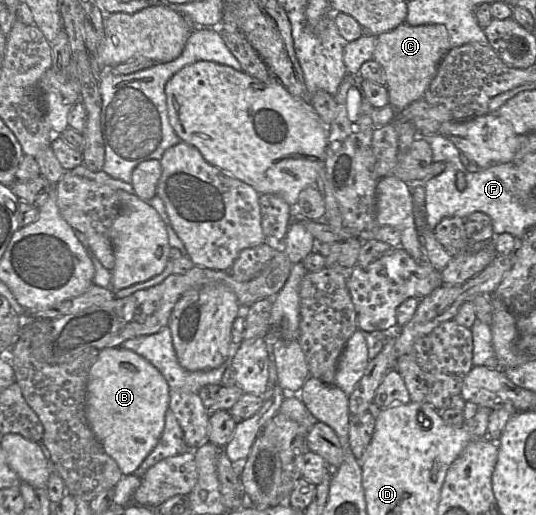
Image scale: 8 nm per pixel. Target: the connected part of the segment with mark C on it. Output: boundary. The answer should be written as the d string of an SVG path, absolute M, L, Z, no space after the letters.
M404 22L376 37L373 59L384 71L389 105L396 113L403 111L424 95L441 60L450 49L449 33L441 24L410 26Z

